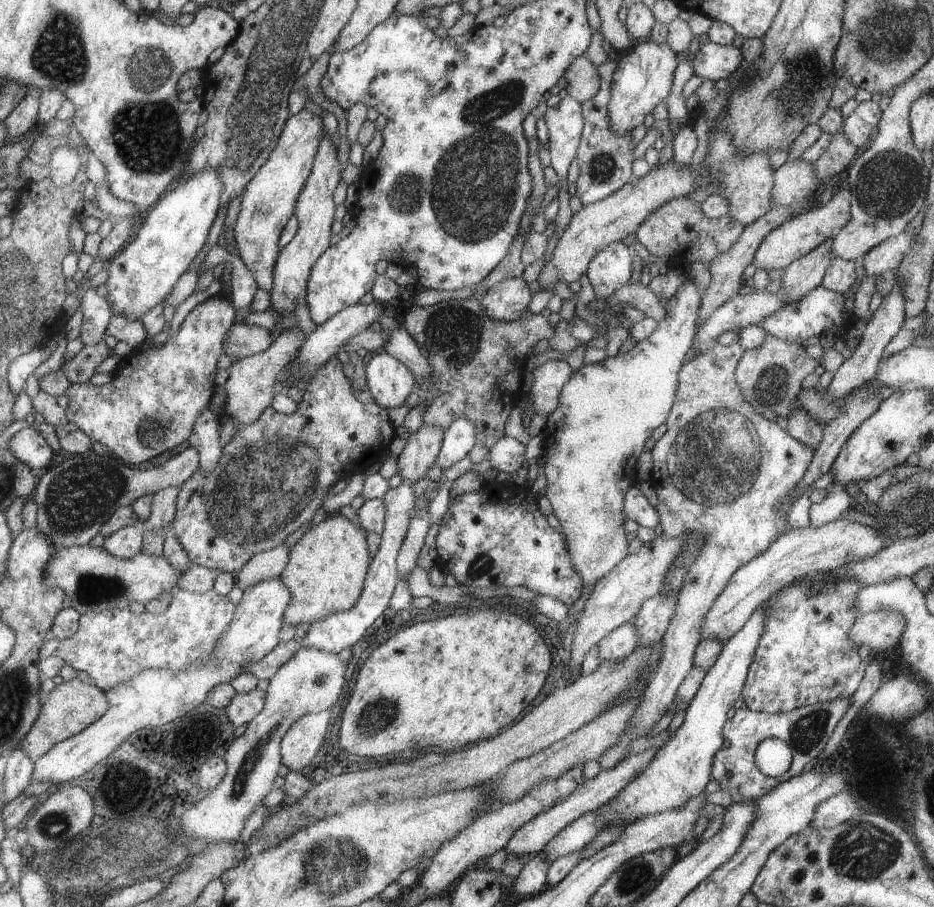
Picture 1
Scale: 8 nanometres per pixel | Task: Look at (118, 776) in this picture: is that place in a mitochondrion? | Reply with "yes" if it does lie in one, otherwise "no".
no

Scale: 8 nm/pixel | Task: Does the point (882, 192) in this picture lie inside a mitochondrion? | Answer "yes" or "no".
yes

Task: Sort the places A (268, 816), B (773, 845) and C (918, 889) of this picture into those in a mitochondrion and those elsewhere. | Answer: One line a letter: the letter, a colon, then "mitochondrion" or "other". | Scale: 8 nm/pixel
A: other
B: other
C: other

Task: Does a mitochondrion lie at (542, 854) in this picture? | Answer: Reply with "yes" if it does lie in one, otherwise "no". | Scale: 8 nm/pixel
no

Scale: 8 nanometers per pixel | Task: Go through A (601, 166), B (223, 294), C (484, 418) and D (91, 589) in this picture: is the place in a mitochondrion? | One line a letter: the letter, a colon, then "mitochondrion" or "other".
A: mitochondrion
B: other
C: other
D: mitochondrion

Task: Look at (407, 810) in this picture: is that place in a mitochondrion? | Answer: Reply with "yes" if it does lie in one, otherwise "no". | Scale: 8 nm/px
no

